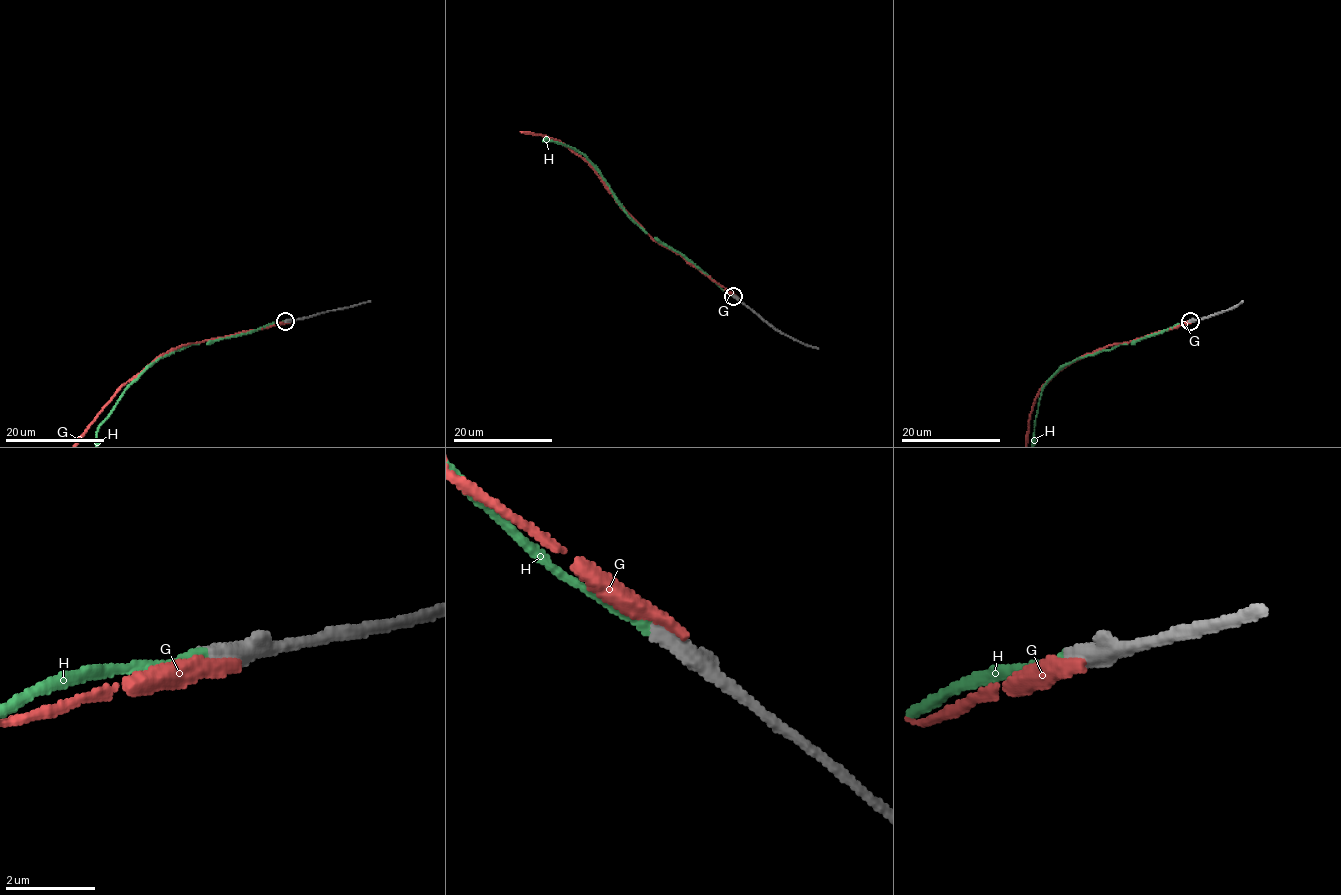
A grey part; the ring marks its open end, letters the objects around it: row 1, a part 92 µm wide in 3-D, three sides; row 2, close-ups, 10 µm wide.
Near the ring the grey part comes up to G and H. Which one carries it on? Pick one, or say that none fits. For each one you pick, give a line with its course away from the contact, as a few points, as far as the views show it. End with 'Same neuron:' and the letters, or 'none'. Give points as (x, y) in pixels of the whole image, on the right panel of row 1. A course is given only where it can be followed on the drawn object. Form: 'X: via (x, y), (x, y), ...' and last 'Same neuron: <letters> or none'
Same neuron: H

